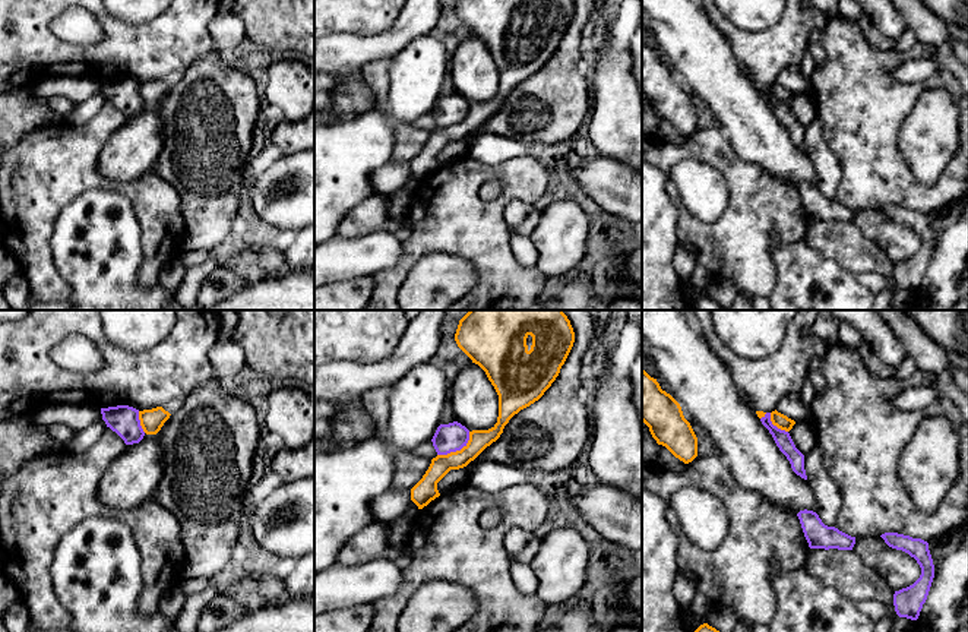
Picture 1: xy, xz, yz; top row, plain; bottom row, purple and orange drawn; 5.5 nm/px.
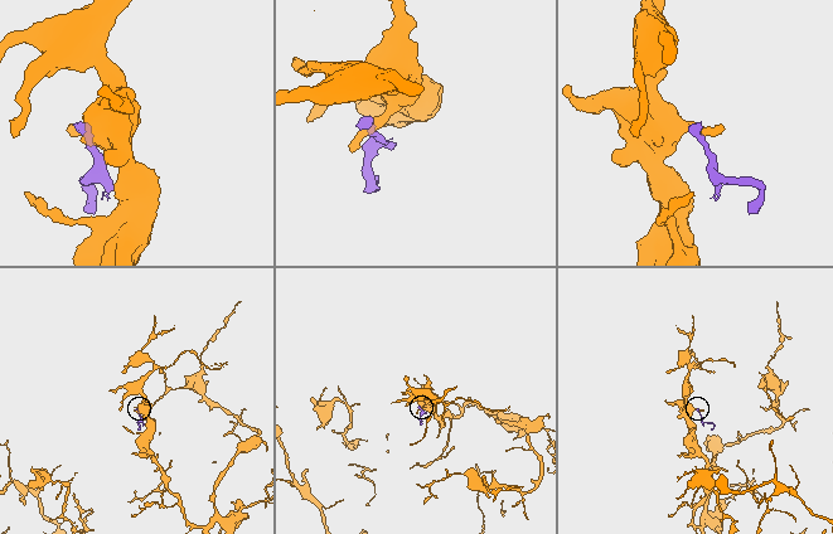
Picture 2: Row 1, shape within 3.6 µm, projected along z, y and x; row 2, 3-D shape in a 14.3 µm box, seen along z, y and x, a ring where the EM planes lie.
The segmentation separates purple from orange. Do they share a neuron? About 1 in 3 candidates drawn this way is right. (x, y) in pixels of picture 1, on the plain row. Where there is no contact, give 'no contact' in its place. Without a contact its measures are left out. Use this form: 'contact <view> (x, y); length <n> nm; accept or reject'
contact xz (456, 122); length 220 nm; reject

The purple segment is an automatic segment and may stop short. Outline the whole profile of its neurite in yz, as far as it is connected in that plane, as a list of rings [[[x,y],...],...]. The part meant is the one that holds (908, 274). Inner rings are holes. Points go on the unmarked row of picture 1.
[[[885,205],[880,209],[889,219],[902,222],[914,230],[921,240],[921,247],[912,257],[895,263],[893,266],[896,287],[899,290],[917,293],[934,250],[934,237],[929,215],[898,205]]]

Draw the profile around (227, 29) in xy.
[[[218,12],[209,22],[208,31],[213,40],[212,51],[218,53],[224,61],[232,61],[247,47],[246,25],[234,12]]]

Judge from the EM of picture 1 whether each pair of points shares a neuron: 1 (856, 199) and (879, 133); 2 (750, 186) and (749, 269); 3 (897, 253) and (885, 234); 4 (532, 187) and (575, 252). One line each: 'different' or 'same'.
1: same
2: same
3: same
4: different

